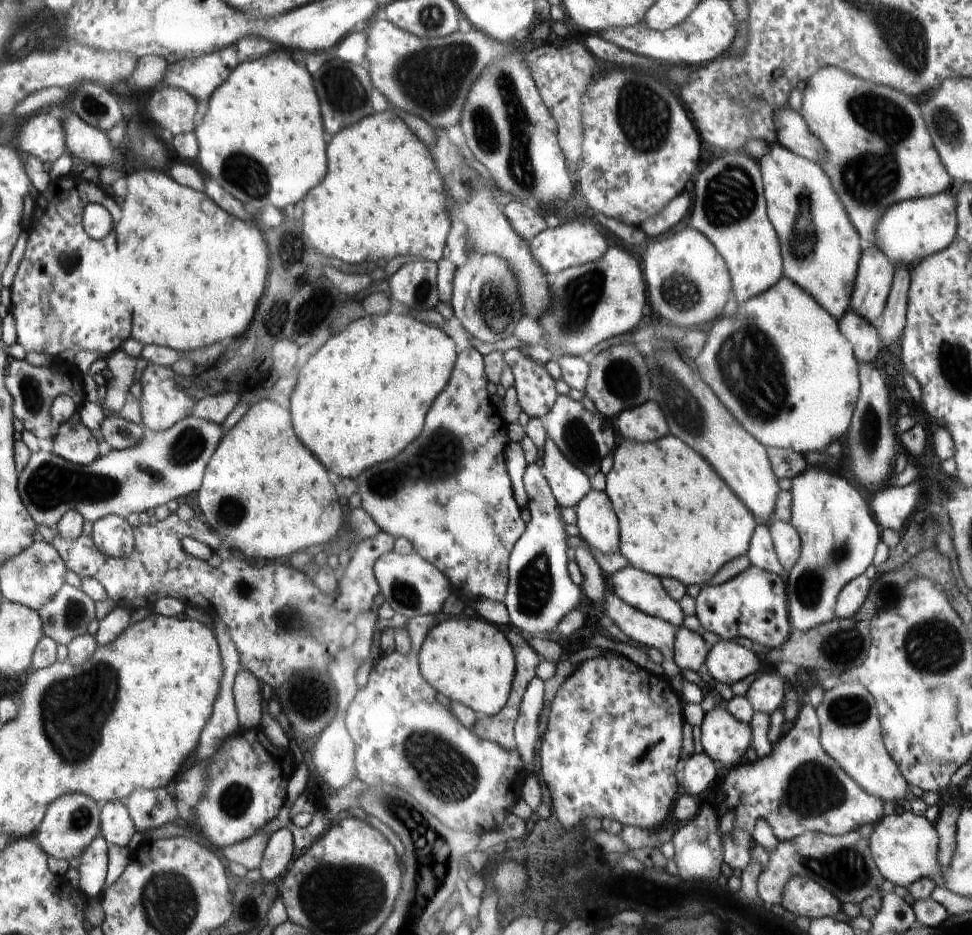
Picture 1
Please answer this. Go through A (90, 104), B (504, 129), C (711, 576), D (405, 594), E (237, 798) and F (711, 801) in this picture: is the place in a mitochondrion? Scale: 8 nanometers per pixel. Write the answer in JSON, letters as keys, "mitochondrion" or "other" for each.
{"A":"mitochondrion","B":"mitochondrion","C":"other","D":"mitochondrion","E":"mitochondrion","F":"other"}

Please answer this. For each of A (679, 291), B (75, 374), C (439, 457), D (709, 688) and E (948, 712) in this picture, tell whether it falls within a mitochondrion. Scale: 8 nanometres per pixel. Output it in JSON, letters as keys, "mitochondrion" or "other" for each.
{"A":"mitochondrion","B":"other","C":"mitochondrion","D":"other","E":"other"}

